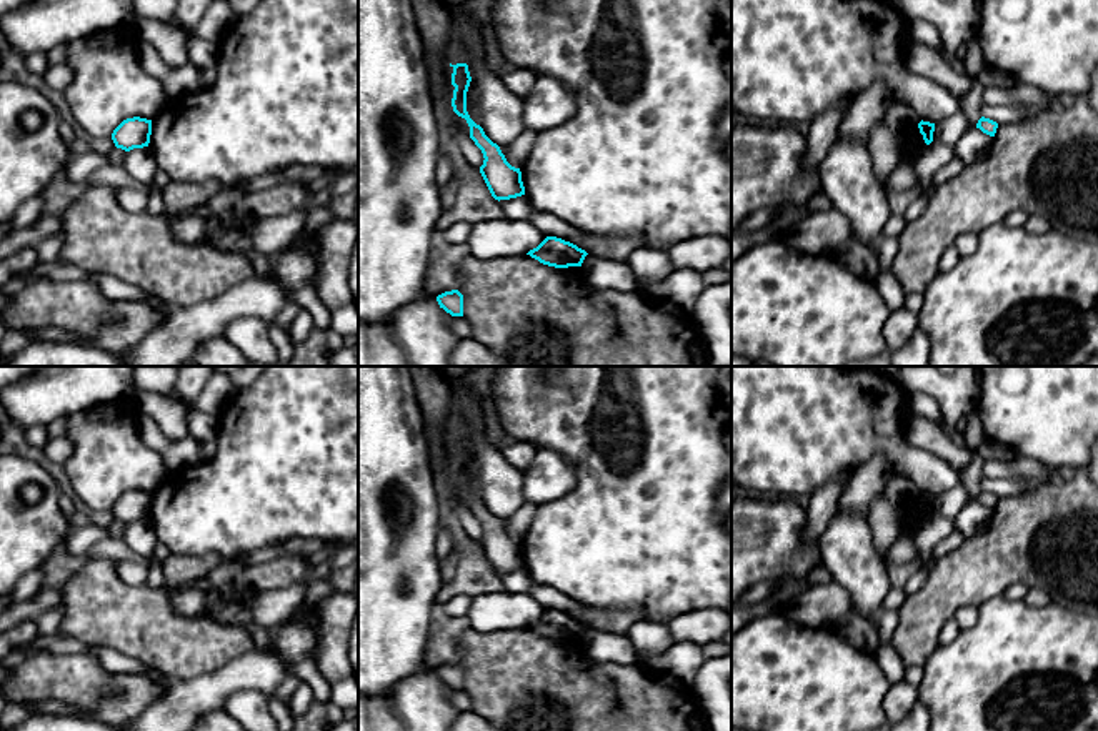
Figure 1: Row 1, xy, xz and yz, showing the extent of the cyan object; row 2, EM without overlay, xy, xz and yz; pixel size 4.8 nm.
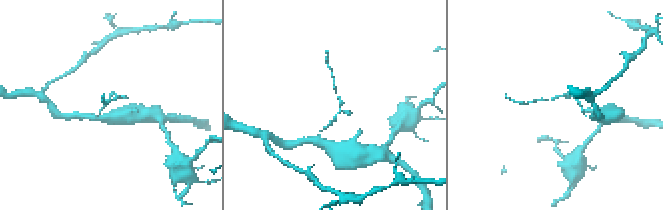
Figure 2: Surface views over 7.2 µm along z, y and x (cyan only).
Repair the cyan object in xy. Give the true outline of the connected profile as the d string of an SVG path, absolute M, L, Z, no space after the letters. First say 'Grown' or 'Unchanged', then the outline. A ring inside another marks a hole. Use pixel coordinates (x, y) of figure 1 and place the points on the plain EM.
Unchanged. M133 490L123 493L112 506L117 521L130 525L148 520L152 508L152 493Z

